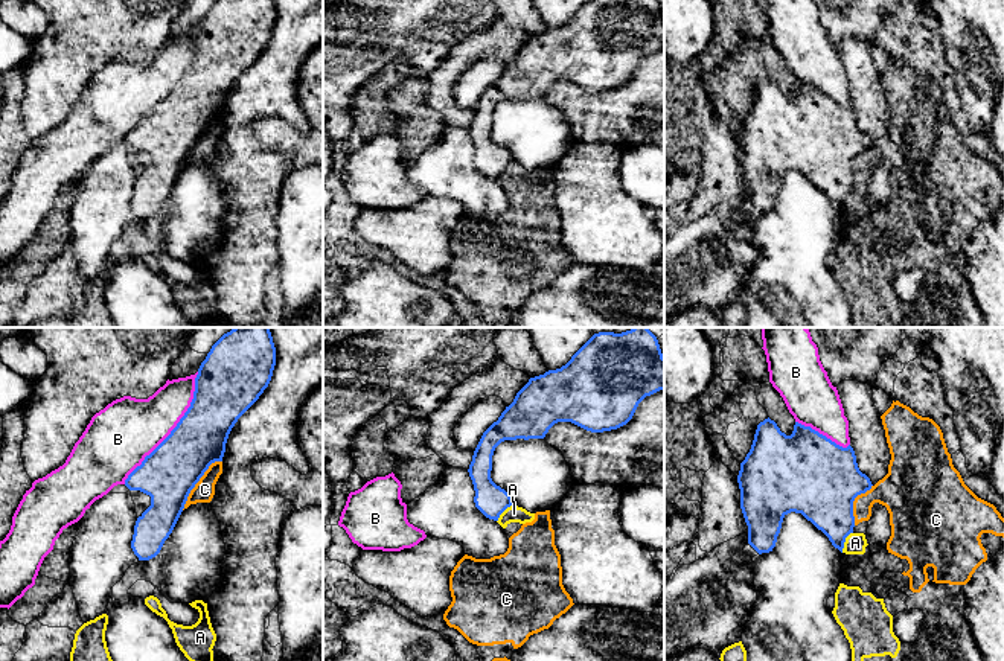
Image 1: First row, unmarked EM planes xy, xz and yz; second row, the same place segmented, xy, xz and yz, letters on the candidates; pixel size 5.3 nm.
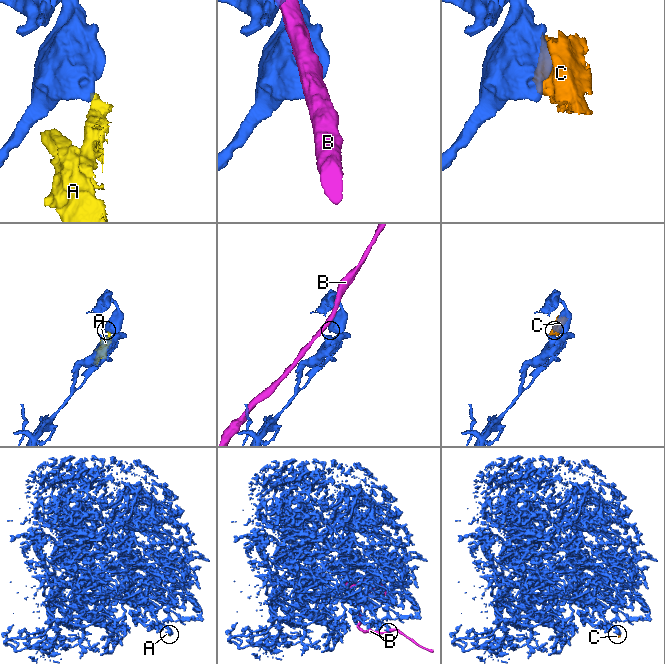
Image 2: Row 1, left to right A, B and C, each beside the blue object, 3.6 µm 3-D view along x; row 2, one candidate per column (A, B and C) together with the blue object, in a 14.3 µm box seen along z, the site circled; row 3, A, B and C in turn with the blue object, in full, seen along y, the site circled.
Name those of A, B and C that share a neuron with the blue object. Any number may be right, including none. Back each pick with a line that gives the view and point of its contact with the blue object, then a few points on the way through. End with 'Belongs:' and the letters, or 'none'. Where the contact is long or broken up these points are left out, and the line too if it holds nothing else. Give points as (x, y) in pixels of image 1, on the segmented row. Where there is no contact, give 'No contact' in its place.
Belongs: none

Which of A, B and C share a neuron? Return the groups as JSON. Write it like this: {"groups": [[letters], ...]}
{"groups": [["A", "C"], ["B"]]}

